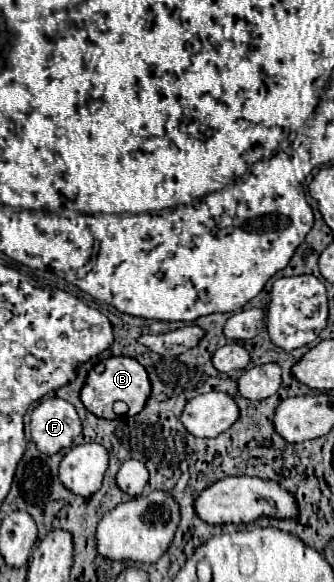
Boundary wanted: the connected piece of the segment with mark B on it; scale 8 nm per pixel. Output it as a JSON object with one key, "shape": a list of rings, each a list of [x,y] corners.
{"shape":[[[112,356],[112,358],[108,358],[108,360],[104,360],[98,368],[92,368],[92,370],[90,370],[90,374],[88,374],[88,378],[86,378],[86,384],[84,384],[84,388],[82,388],[80,398],[82,398],[84,406],[86,406],[92,414],[96,414],[98,418],[114,420],[116,414],[114,414],[112,406],[114,406],[116,400],[124,400],[124,402],[128,404],[128,408],[130,408],[128,414],[130,414],[130,416],[136,416],[136,414],[144,408],[144,404],[146,404],[146,400],[148,400],[148,396],[150,396],[150,388],[152,388],[152,386],[150,386],[150,380],[148,380],[148,374],[146,374],[144,366],[140,366],[134,358]]]}

